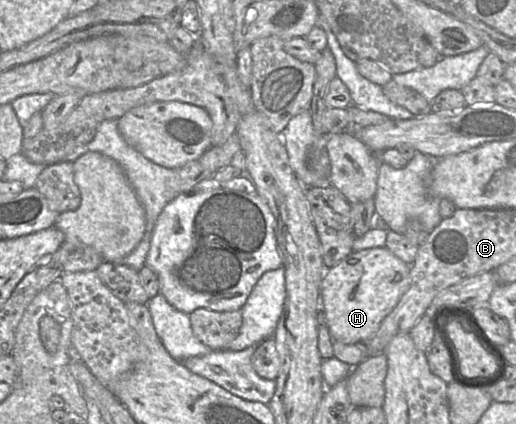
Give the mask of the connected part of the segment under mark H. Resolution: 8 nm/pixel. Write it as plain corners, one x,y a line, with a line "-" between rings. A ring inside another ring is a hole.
386,247
352,251
345,259
327,269
320,287
320,302
332,340
344,344
367,342
409,288
410,269
411,265
393,255

